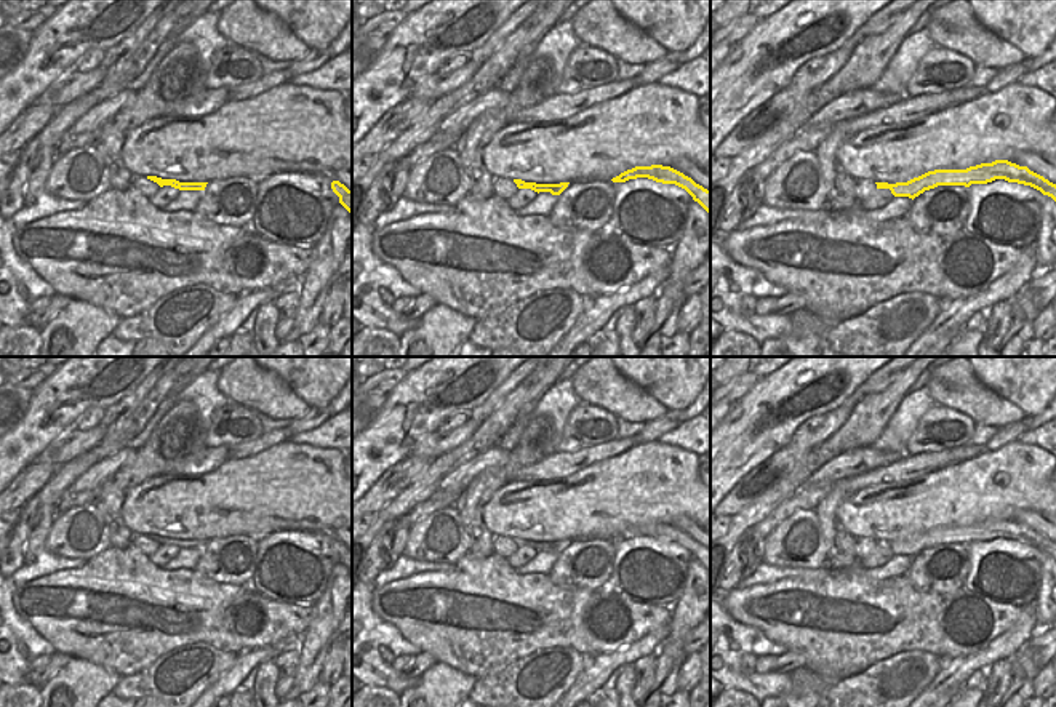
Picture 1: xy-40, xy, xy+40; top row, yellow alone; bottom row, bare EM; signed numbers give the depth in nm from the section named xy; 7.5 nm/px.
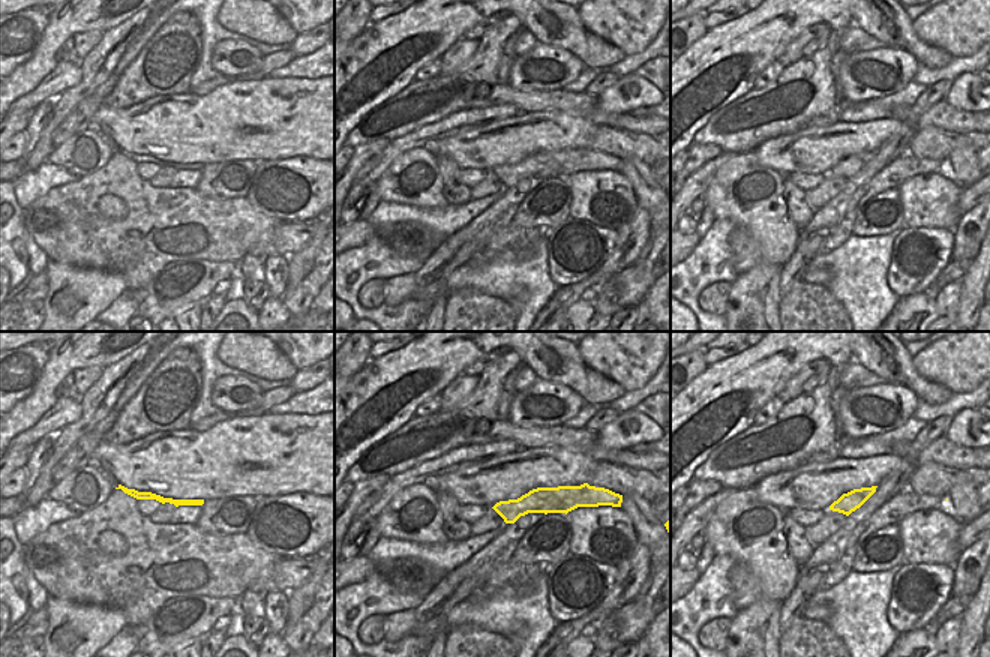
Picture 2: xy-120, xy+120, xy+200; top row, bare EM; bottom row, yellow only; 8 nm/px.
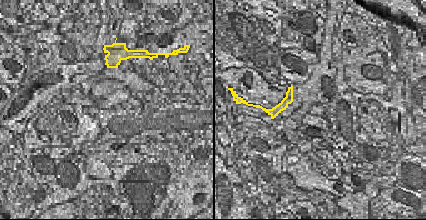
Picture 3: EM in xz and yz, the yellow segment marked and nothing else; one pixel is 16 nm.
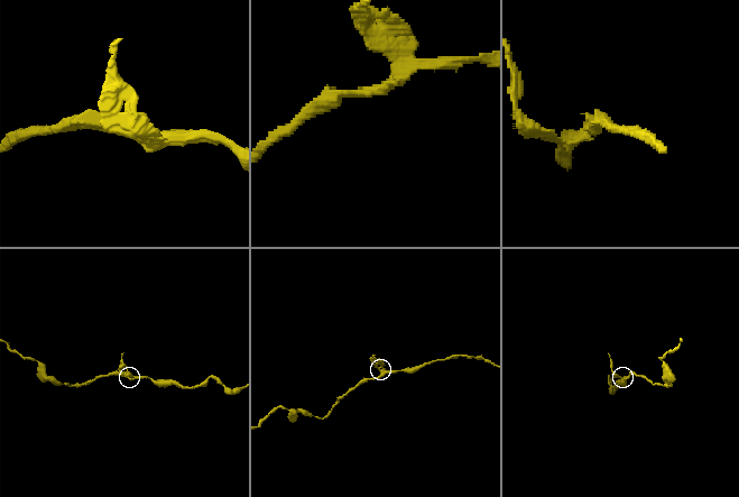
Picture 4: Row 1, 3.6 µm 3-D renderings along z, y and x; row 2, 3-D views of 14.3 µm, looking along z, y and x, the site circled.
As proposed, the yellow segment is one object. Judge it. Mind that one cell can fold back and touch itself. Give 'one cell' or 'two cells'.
two cells

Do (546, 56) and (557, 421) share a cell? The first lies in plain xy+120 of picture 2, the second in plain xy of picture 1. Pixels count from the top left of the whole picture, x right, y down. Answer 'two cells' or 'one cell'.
two cells

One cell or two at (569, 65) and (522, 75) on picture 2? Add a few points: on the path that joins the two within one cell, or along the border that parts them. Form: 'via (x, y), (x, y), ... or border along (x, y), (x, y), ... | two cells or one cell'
via (557, 68), (534, 71) | one cell

